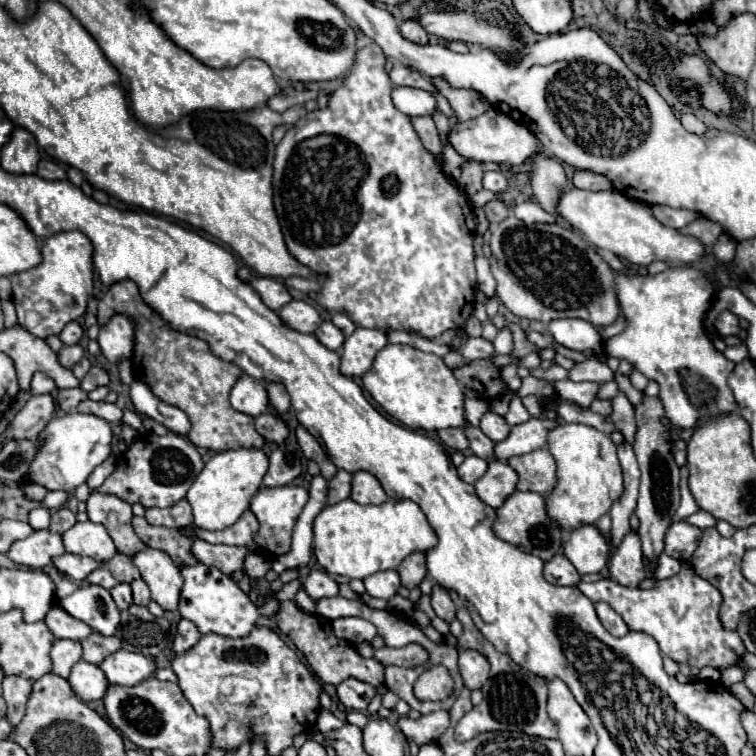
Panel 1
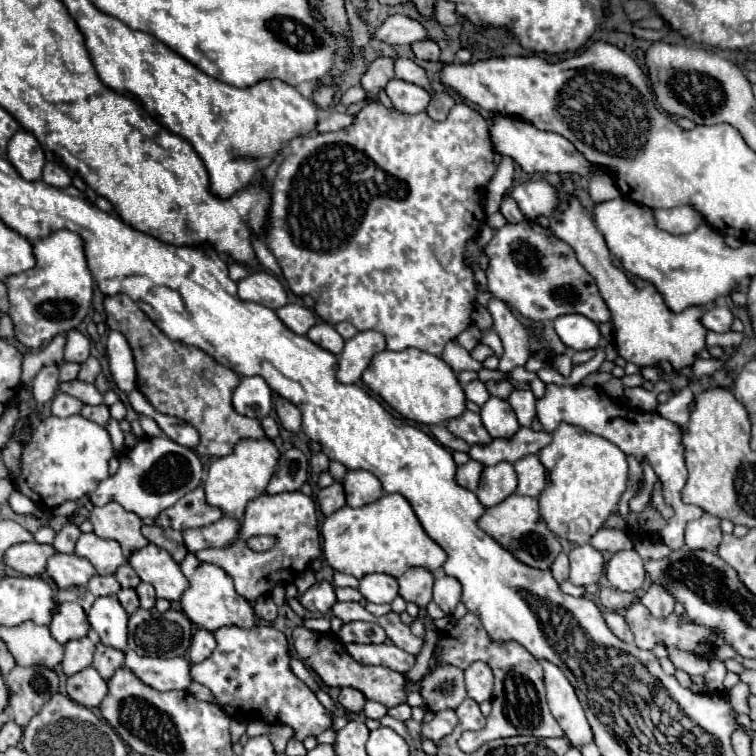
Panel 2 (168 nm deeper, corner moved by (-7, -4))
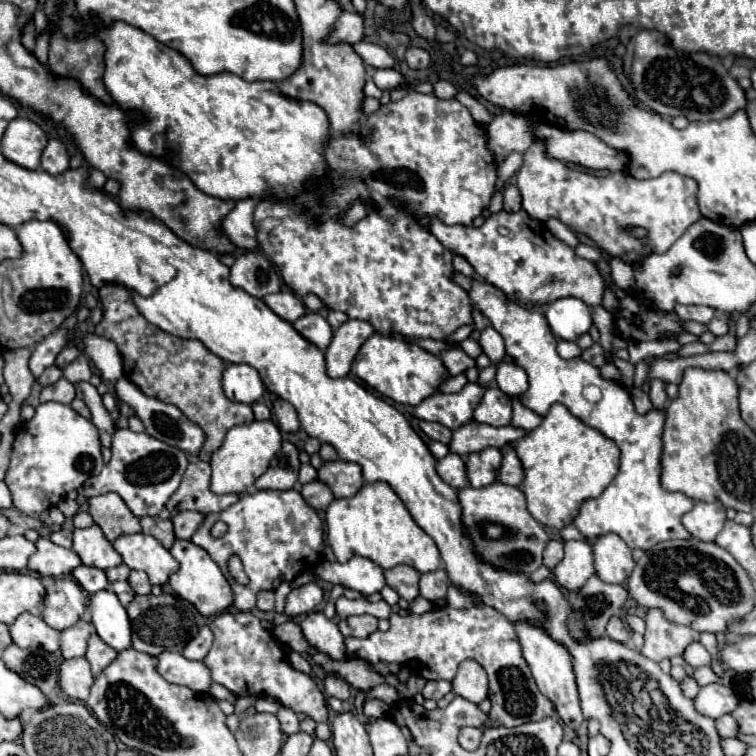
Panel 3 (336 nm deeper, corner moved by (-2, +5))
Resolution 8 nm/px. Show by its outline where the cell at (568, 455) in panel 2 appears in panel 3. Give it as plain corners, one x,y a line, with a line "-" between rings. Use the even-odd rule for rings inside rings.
553,405
549,409
549,413
543,417
543,423
529,431
527,437
519,439
515,443
515,451
525,467
525,479
523,479
523,493
527,495
527,509
529,513
543,523
545,527
555,527
555,529
563,529
567,525
573,523
573,519
577,517
581,505
587,499
599,497
603,493
603,489
615,479
617,471
619,471
619,447
615,445
613,439
605,437
601,431
585,425
583,421
579,421
577,417
573,417
563,405

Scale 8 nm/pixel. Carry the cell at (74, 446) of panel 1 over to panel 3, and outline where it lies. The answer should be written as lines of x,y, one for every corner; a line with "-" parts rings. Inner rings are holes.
41,403
33,419
17,427
5,483
13,495
13,507
33,515
55,507
69,491
79,489
89,477
101,473
101,469
101,441
95,425
71,405

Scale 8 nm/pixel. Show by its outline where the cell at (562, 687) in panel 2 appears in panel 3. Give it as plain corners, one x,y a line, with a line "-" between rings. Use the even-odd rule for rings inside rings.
517,623
515,629
517,629
517,635
519,635
519,643
523,647
523,657
525,657
527,665
531,667
531,673
535,677
535,683
539,685
539,691
555,705
557,715
561,717
561,721
567,727
579,729
581,723
583,723
583,713
581,713
581,707
579,707
579,697
577,697
577,685
575,685
571,655
567,653
567,649
563,649
563,645
555,643
539,627
533,627
533,625
527,625
527,623

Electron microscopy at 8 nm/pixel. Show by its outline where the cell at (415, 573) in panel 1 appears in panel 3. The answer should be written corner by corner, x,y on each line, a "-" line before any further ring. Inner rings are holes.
397,565
385,571
387,585
399,593
405,601
413,601
419,595
419,571
409,565

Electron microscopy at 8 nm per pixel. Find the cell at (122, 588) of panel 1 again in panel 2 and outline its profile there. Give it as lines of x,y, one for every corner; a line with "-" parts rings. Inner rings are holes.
120,590
116,596
128,614
134,614
138,610
138,596
134,590

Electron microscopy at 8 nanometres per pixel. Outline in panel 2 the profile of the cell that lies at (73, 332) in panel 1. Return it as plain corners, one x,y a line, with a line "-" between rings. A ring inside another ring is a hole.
78,330
68,332
68,342
66,342
66,350
64,350
64,360
66,362
84,362
90,356
90,342
84,334
80,334

